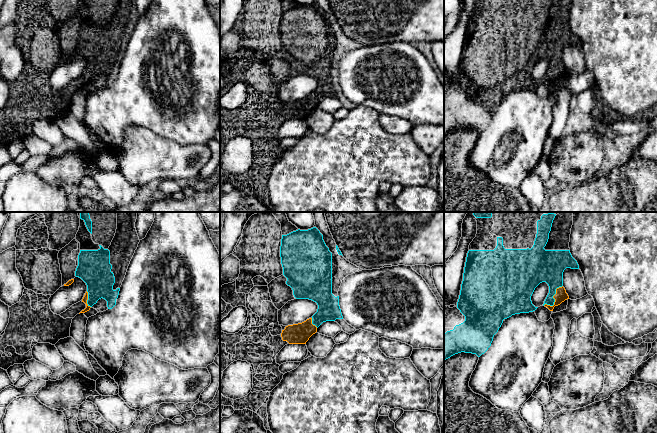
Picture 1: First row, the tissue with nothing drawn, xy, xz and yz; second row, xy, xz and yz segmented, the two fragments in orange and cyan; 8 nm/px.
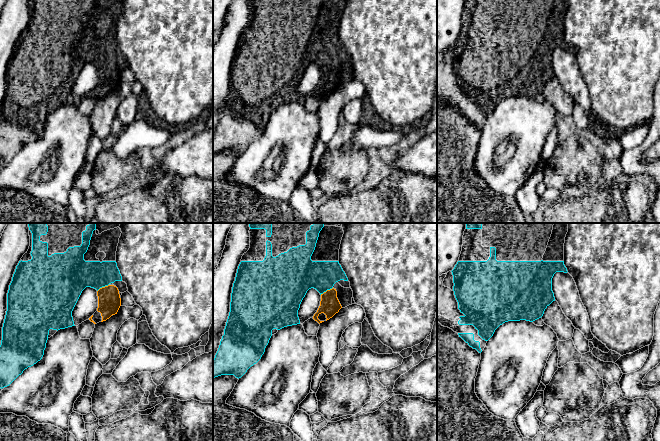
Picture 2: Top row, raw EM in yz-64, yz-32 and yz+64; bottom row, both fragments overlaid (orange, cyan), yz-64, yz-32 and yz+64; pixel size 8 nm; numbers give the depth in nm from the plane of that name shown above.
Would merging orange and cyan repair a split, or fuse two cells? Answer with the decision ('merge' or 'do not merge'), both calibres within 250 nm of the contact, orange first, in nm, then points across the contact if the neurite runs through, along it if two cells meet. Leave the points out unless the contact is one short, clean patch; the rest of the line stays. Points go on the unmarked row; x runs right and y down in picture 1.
merge; calibres 90 and 240 nm; way yz (561, 71), (554, 74), (553, 51), (549, 44)

